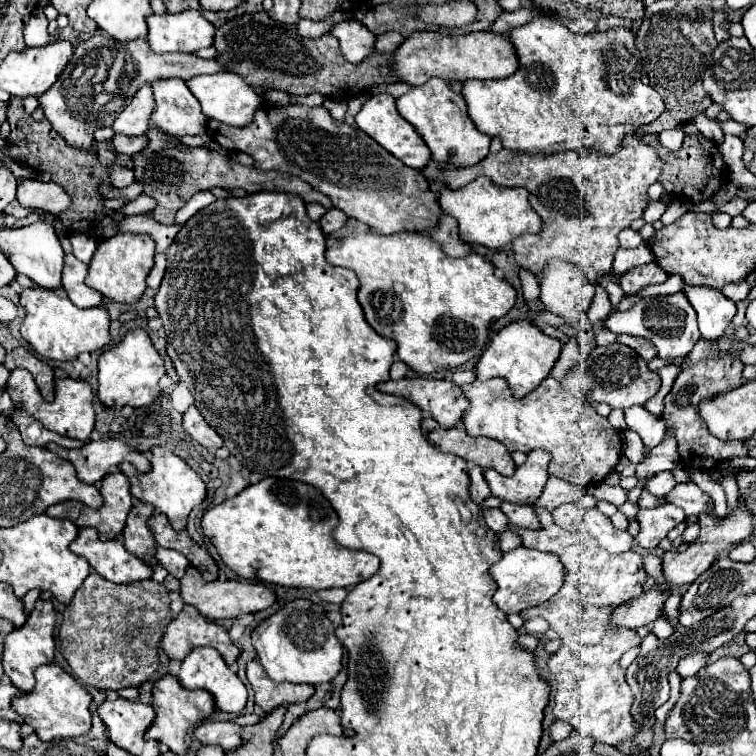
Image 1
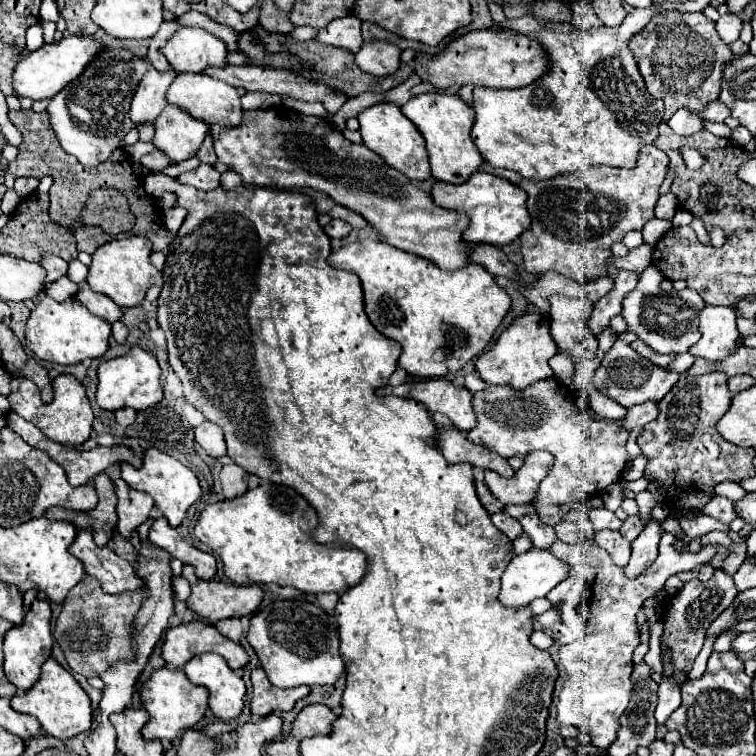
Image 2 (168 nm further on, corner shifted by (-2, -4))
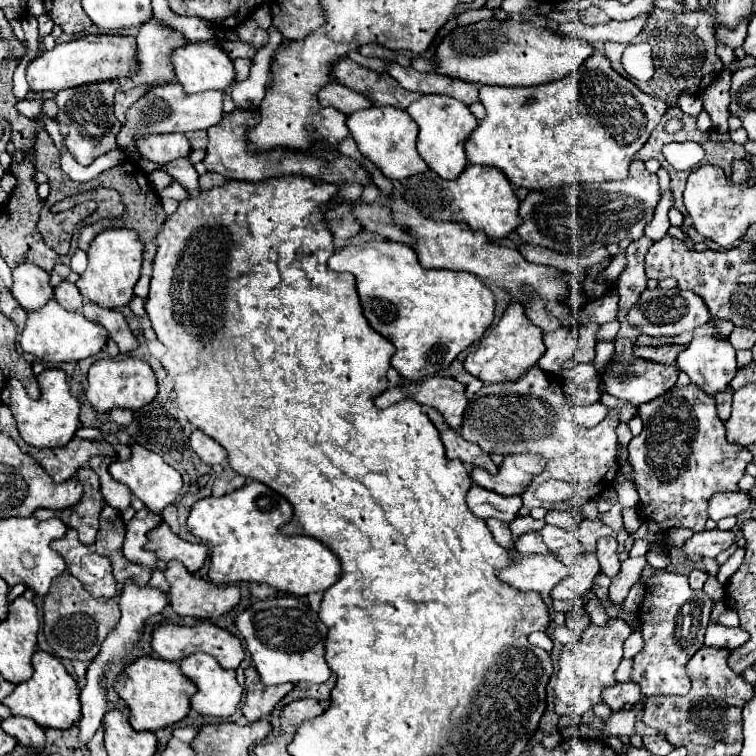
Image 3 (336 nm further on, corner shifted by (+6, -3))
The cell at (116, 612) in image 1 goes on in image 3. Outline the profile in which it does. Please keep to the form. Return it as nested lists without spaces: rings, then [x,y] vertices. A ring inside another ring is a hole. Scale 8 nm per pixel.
[[[62,572],[52,580],[48,594],[44,596],[44,634],[48,644],[52,646],[58,658],[68,660],[82,660],[90,662],[98,656],[102,642],[106,640],[108,632],[120,620],[120,608],[114,598],[94,598],[82,588],[82,584],[68,572]]]

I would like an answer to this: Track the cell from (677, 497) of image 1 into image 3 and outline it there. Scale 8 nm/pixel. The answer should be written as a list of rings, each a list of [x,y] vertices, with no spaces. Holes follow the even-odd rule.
[[[742,490],[718,492],[712,496],[712,500],[708,504],[708,512],[710,512],[712,520],[722,520],[726,516],[740,516],[748,510],[750,502],[752,502],[752,496],[748,496]]]

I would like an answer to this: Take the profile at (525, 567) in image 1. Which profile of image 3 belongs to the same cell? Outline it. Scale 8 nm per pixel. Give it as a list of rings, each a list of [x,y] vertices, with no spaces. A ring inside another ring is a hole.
[[[534,554],[512,560],[512,564],[500,572],[500,580],[516,590],[534,590],[546,596],[566,574],[566,566],[558,558]]]

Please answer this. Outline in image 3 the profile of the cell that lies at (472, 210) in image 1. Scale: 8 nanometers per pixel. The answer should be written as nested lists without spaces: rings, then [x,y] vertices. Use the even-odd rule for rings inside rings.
[[[466,166],[456,180],[444,180],[436,172],[410,176],[404,182],[404,200],[414,204],[420,214],[440,222],[466,222],[474,230],[484,230],[490,240],[500,240],[520,226],[518,198],[506,176],[492,166]]]

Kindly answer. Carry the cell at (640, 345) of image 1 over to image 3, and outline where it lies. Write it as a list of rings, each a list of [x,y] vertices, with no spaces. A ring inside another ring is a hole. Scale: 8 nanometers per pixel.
[[[664,344],[664,346],[634,346],[634,354],[638,358],[650,360],[650,362],[658,362],[658,364],[674,364],[676,356],[680,350],[684,350],[686,346],[680,344]]]

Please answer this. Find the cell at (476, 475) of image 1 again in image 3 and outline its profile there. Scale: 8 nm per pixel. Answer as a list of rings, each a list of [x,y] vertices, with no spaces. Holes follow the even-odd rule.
[[[472,486],[466,496],[466,504],[470,512],[474,512],[474,516],[478,518],[484,518],[484,520],[496,518],[496,520],[512,522],[518,516],[518,510],[522,508],[522,498],[520,496],[500,496],[492,490]]]

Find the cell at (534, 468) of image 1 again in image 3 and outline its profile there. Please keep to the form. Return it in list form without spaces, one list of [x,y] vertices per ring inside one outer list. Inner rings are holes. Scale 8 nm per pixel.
[[[510,454],[504,456],[498,474],[488,474],[484,468],[476,466],[472,470],[472,480],[486,490],[498,492],[502,496],[522,494],[534,476],[538,476],[546,468],[546,460],[540,454]]]

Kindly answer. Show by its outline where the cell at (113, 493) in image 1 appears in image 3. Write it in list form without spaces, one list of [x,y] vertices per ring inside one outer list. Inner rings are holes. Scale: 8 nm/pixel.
[[[80,468],[80,472],[76,472],[76,480],[84,488],[84,494],[76,506],[62,508],[62,510],[38,508],[34,512],[34,516],[40,520],[60,518],[68,528],[78,530],[80,542],[90,546],[90,544],[94,544],[96,534],[98,534],[98,516],[100,516],[100,510],[104,506],[104,498],[100,494],[98,476],[90,468]]]

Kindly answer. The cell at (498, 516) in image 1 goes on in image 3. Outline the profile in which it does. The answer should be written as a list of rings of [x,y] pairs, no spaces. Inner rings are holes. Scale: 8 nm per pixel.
[[[490,518],[490,520],[486,520],[486,524],[488,524],[488,528],[490,528],[490,532],[492,532],[494,540],[496,540],[496,544],[500,544],[506,550],[512,550],[514,548],[514,540],[512,540],[508,522],[500,522],[500,520]]]

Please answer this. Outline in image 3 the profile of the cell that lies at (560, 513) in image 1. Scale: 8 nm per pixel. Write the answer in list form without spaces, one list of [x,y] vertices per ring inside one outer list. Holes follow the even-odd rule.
[[[544,526],[540,530],[540,536],[544,538],[544,544],[550,548],[550,550],[558,550],[566,544],[570,544],[570,532],[568,530],[562,530],[562,528],[556,528],[556,526]]]

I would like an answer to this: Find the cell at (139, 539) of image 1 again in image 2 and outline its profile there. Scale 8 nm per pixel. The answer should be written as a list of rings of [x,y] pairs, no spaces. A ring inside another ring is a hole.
[[[114,479],[116,485],[116,495],[118,495],[118,533],[130,541],[132,533],[150,519],[154,501],[150,495],[134,491],[132,487],[126,485],[124,479]]]

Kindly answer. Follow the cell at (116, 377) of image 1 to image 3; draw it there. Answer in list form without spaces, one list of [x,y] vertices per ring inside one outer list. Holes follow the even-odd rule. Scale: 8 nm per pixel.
[[[122,358],[122,360],[96,360],[88,370],[88,390],[86,396],[96,412],[110,412],[114,408],[138,410],[150,404],[156,396],[156,376],[152,368],[138,358]]]

